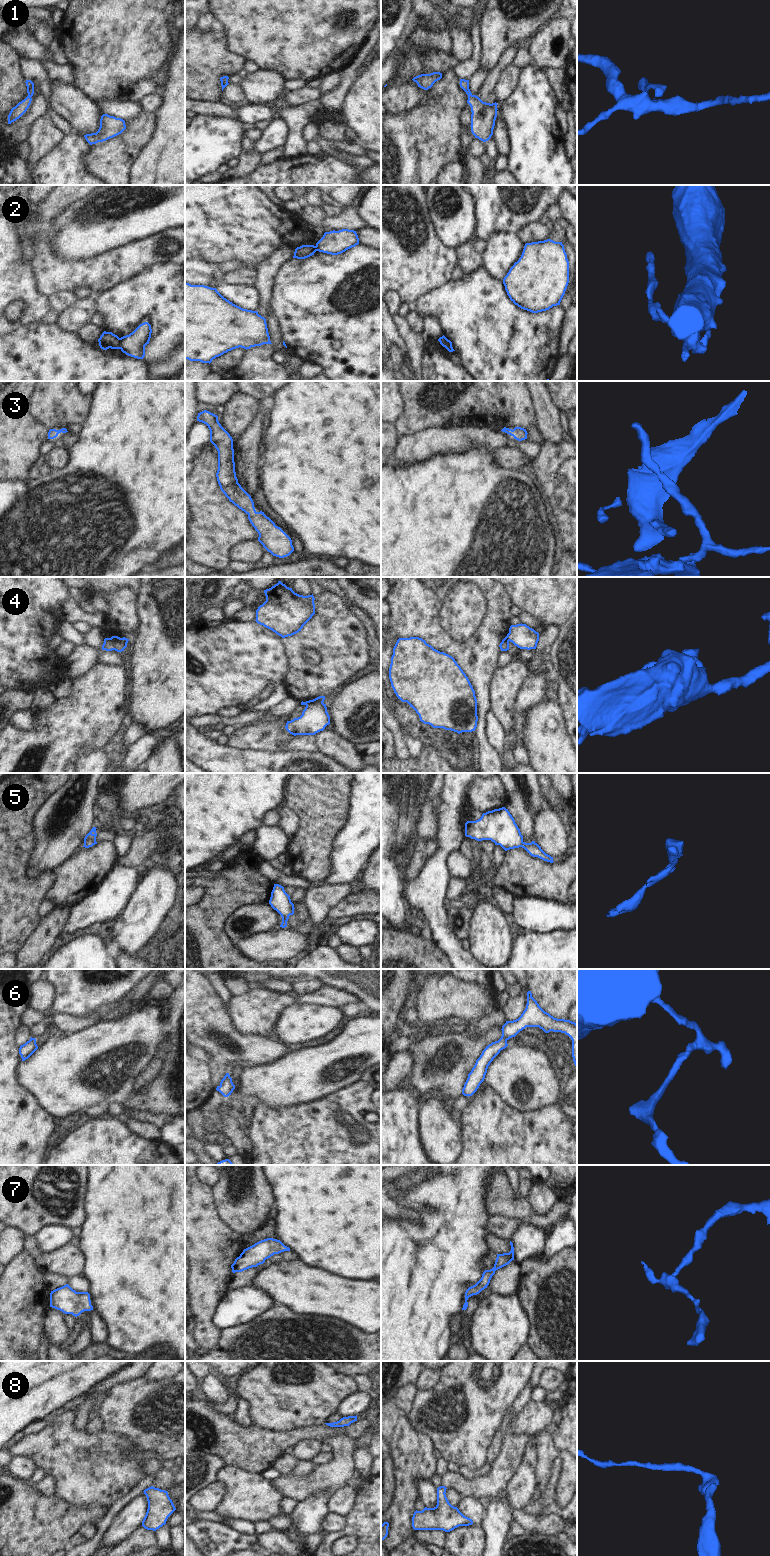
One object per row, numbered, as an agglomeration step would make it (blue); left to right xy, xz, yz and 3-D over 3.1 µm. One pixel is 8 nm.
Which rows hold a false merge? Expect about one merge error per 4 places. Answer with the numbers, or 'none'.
2, 4

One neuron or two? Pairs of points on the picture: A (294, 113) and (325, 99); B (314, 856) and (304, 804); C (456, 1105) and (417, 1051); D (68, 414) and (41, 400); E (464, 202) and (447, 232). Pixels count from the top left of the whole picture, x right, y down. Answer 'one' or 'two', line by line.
A: two
B: one
C: two
D: one
E: one

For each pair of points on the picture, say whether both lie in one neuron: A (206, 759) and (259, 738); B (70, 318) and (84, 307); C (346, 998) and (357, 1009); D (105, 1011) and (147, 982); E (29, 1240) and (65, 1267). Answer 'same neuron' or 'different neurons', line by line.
A: different neurons
B: same neuron
C: different neurons
D: same neuron
E: same neuron

